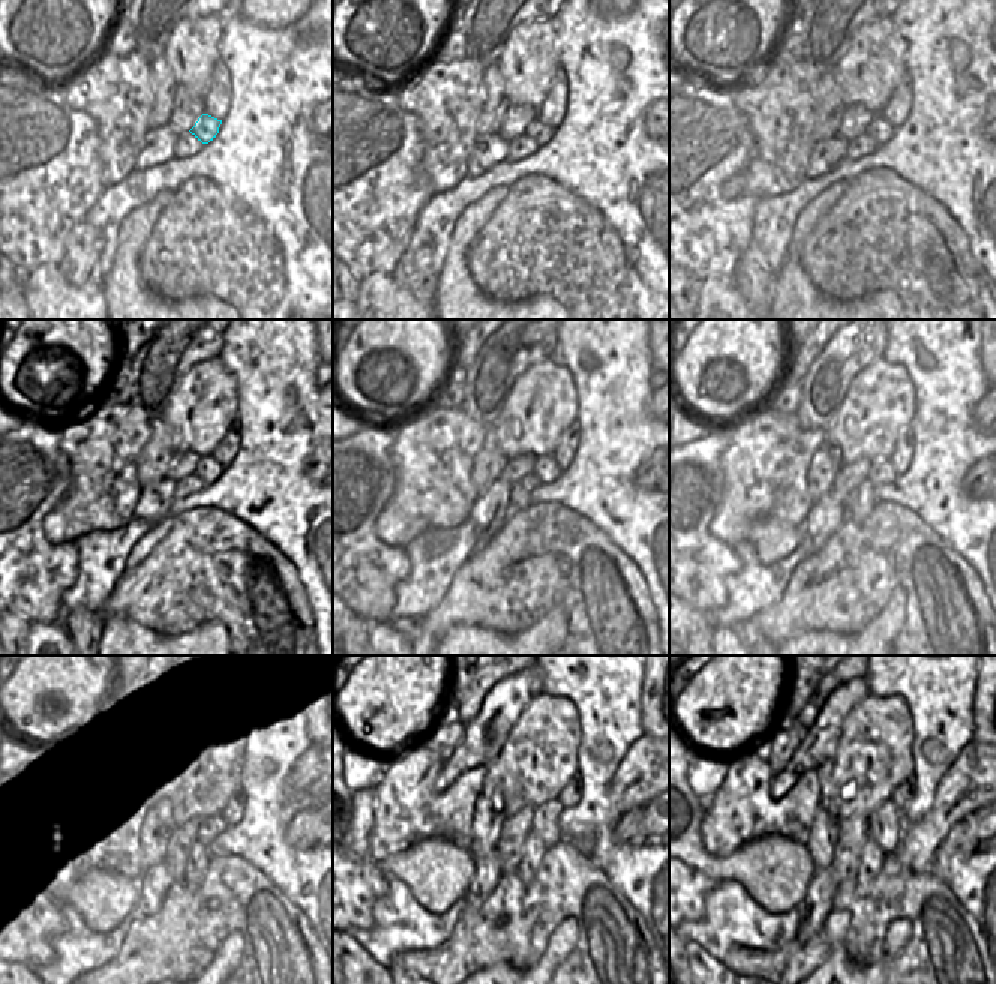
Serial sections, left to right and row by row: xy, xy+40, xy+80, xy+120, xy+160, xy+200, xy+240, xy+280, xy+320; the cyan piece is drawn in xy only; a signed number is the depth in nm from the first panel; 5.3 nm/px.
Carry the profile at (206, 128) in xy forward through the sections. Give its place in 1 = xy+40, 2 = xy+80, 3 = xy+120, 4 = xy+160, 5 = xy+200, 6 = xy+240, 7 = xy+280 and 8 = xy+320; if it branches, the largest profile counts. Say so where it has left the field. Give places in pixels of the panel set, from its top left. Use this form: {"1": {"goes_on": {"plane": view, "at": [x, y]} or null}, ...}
{"1": {"goes_on": {"plane": "xy+40", "at": [539, 131]}}, "2": {"goes_on": {"plane": "xy+80", "at": [881, 132]}}, "3": {"goes_on": {"plane": "xy+120", "at": [207, 468]}}, "4": {"goes_on": {"plane": "xy+160", "at": [545, 470]}}, "5": {"goes_on": {"plane": "xy+200", "at": [881, 471]}}, "6": {"goes_on": {"plane": "xy+240", "at": [209, 809]}}, "7": {"goes_on": {"plane": "xy+280", "at": [545, 824]}}, "8": {"goes_on": {"plane": "xy+320", "at": [885, 825]}}}

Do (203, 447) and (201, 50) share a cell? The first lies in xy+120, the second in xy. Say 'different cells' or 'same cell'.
same cell

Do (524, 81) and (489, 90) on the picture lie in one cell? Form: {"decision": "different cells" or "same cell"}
{"decision": "different cells"}

